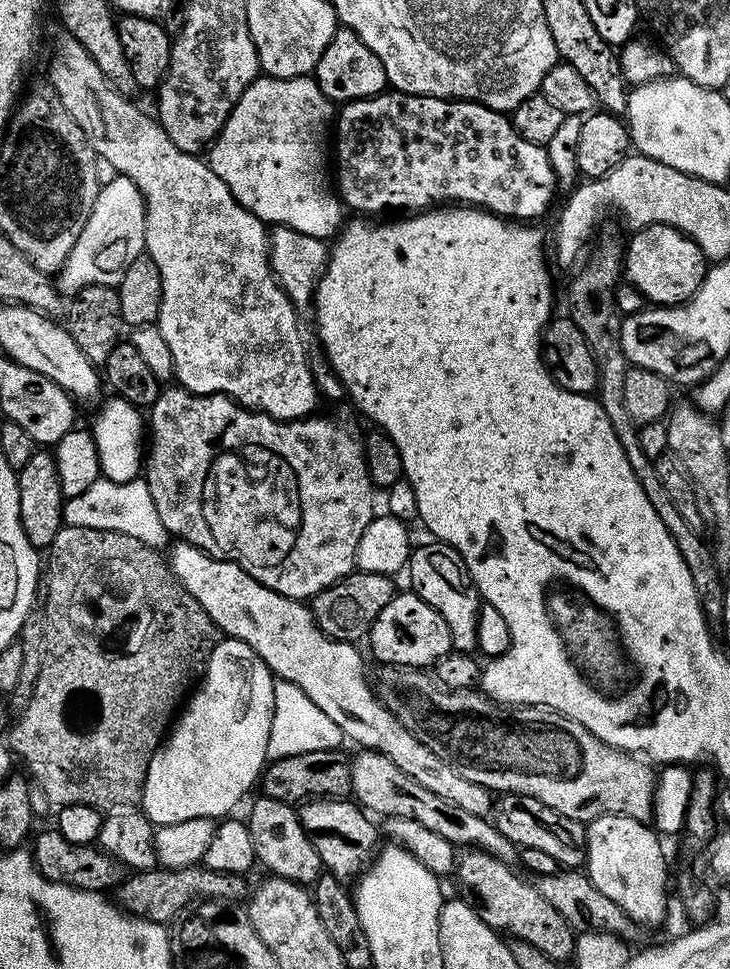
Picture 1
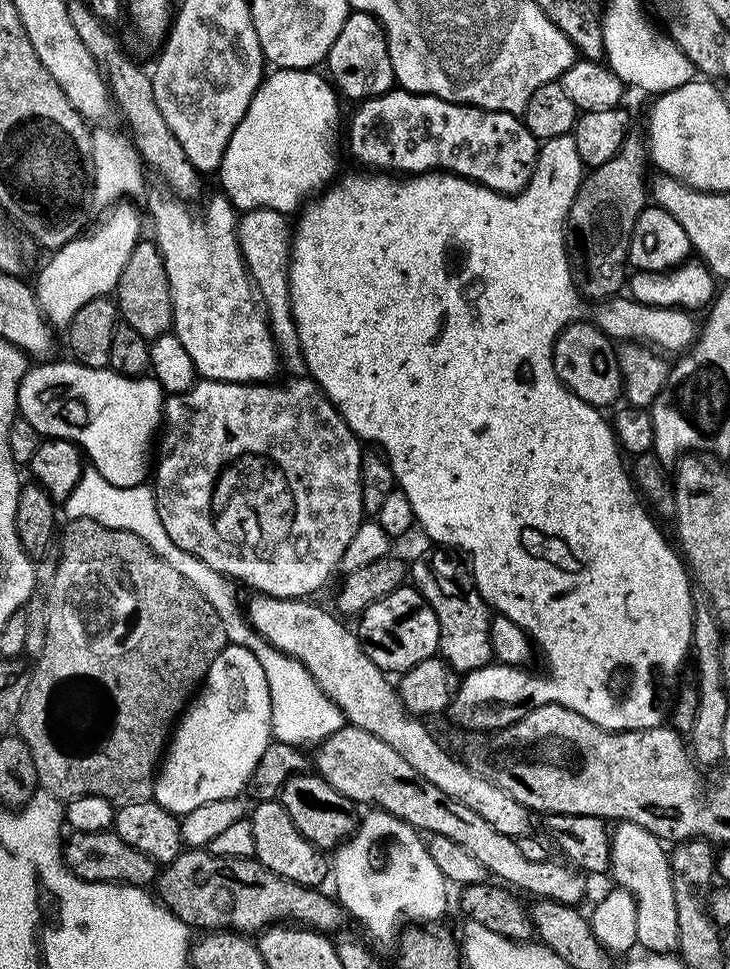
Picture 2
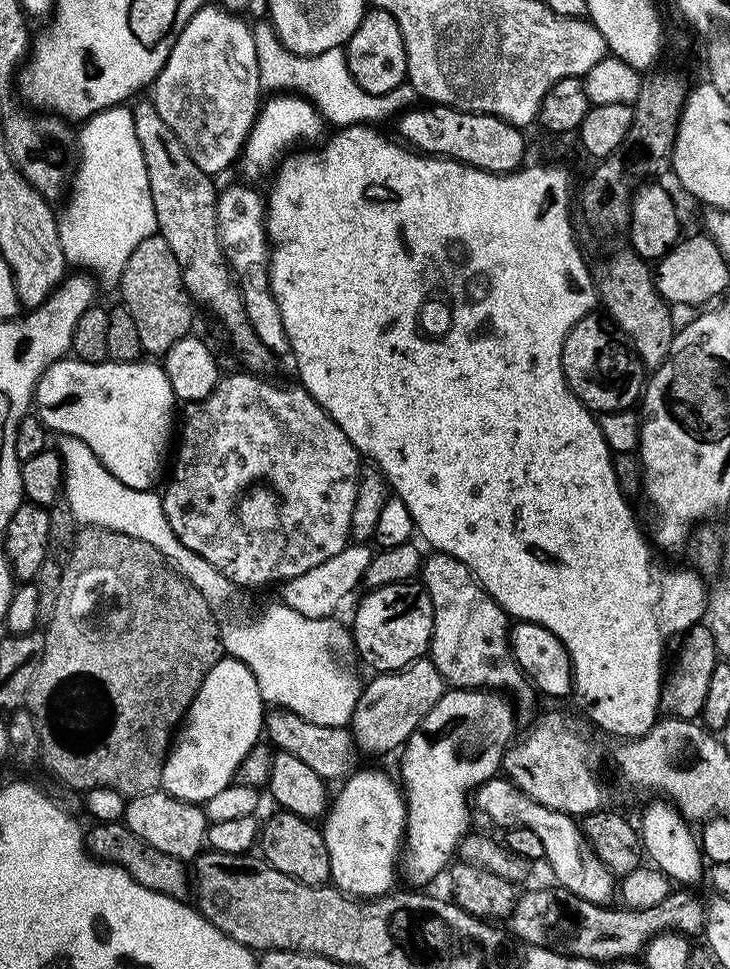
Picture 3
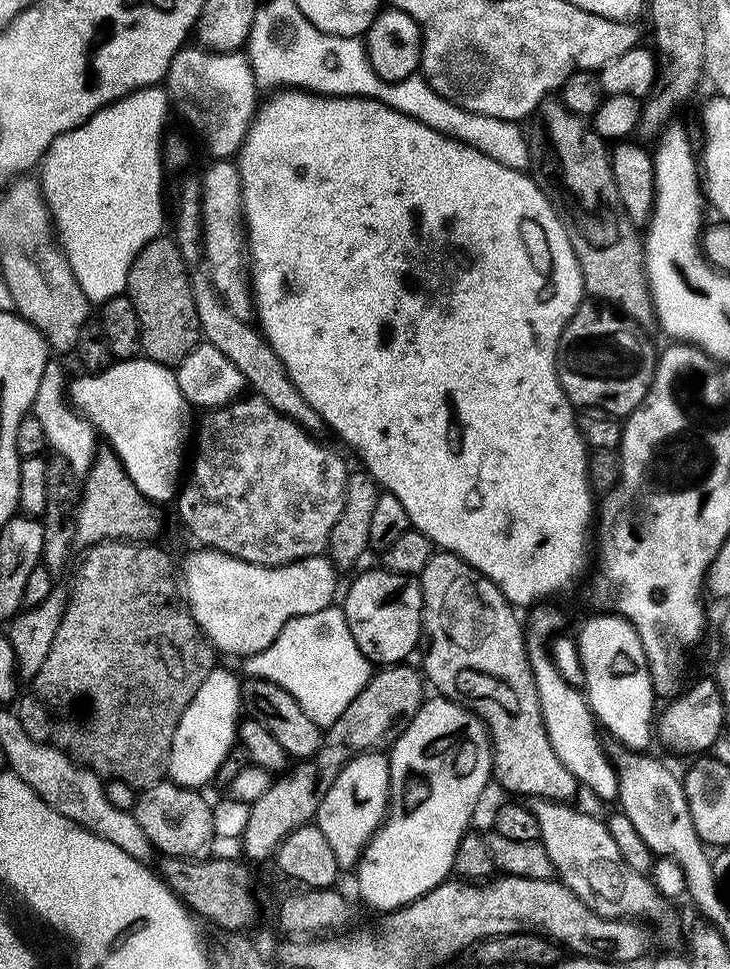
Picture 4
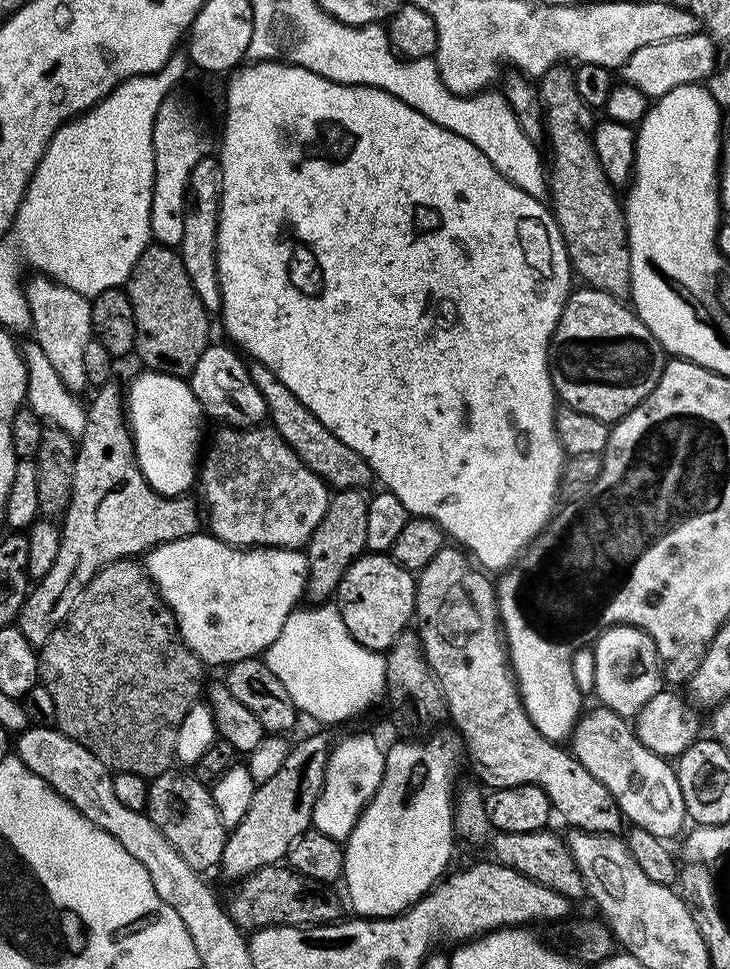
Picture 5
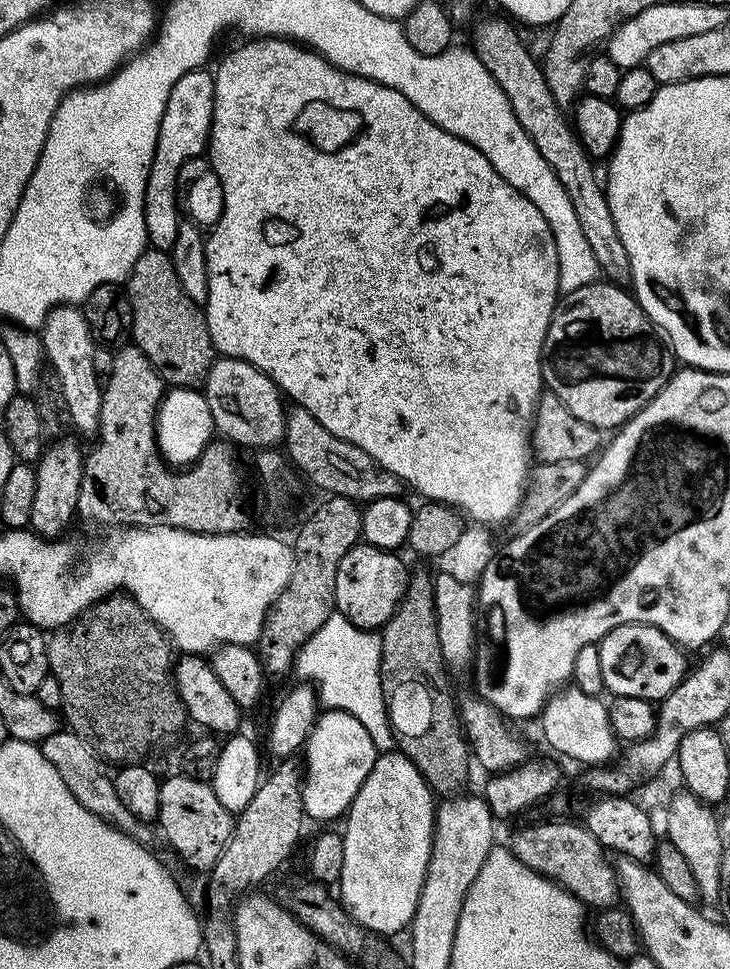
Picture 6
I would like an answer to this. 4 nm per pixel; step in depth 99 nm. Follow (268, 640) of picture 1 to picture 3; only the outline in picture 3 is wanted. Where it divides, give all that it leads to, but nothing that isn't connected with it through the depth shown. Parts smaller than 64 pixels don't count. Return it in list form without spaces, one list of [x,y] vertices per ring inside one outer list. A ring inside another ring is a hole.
[[[497,774],[492,779],[480,785],[474,792],[474,808],[481,812],[492,824],[497,824],[500,830],[510,828],[525,828],[534,830],[542,842],[544,860],[557,880],[559,887],[565,892],[572,892],[591,904],[607,905],[608,900],[617,895],[618,880],[612,875],[605,864],[594,854],[584,836],[584,829],[573,817],[558,810],[550,810],[538,802],[534,802],[525,792],[513,786],[512,781]]]

